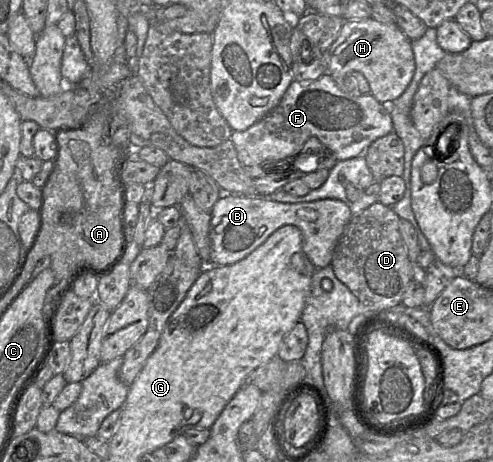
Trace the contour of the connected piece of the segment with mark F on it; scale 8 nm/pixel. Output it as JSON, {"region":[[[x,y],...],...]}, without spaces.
{"region":[[[327,72],[315,81],[293,80],[273,110],[246,130],[233,131],[230,139],[243,169],[255,179],[266,176],[268,167],[273,169],[278,165],[266,166],[265,162],[279,162],[298,155],[305,142],[311,137],[317,138],[338,161],[342,161],[362,155],[374,140],[392,131],[393,124],[388,105],[378,102],[370,93],[354,95],[343,92]]]}

